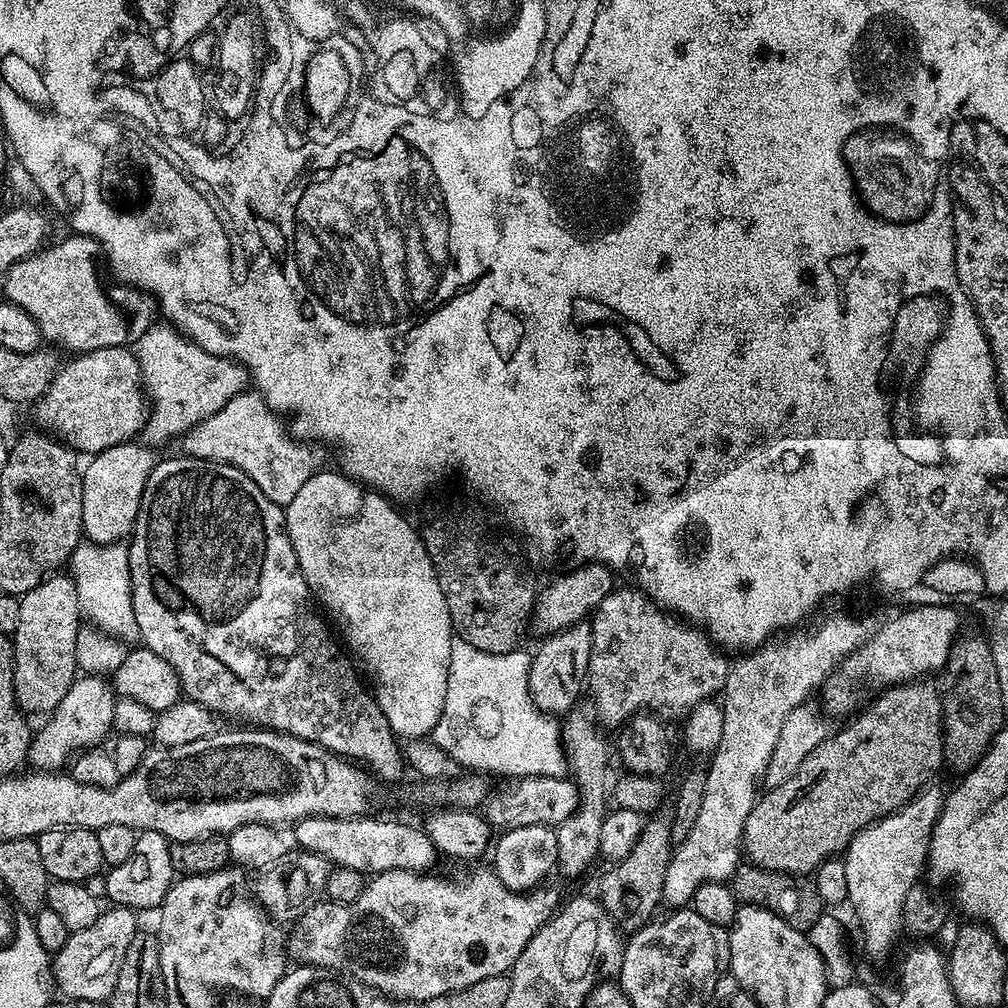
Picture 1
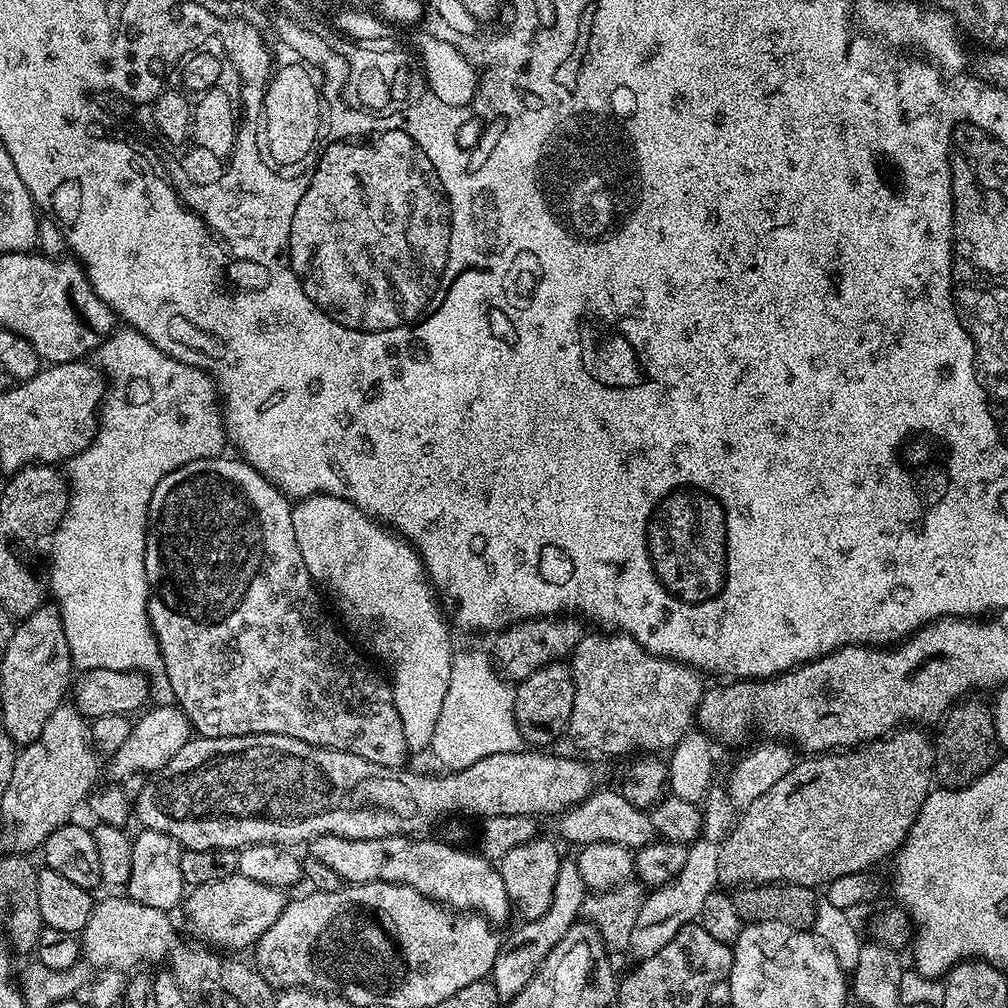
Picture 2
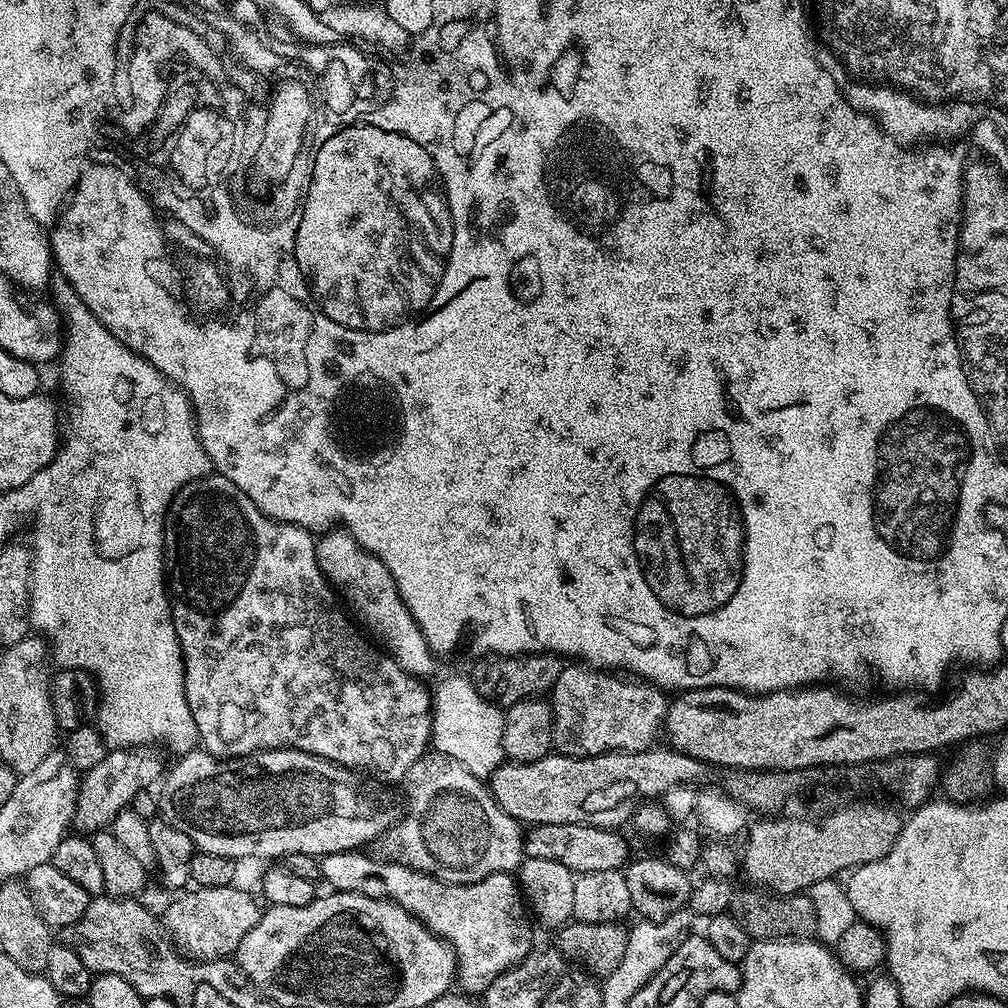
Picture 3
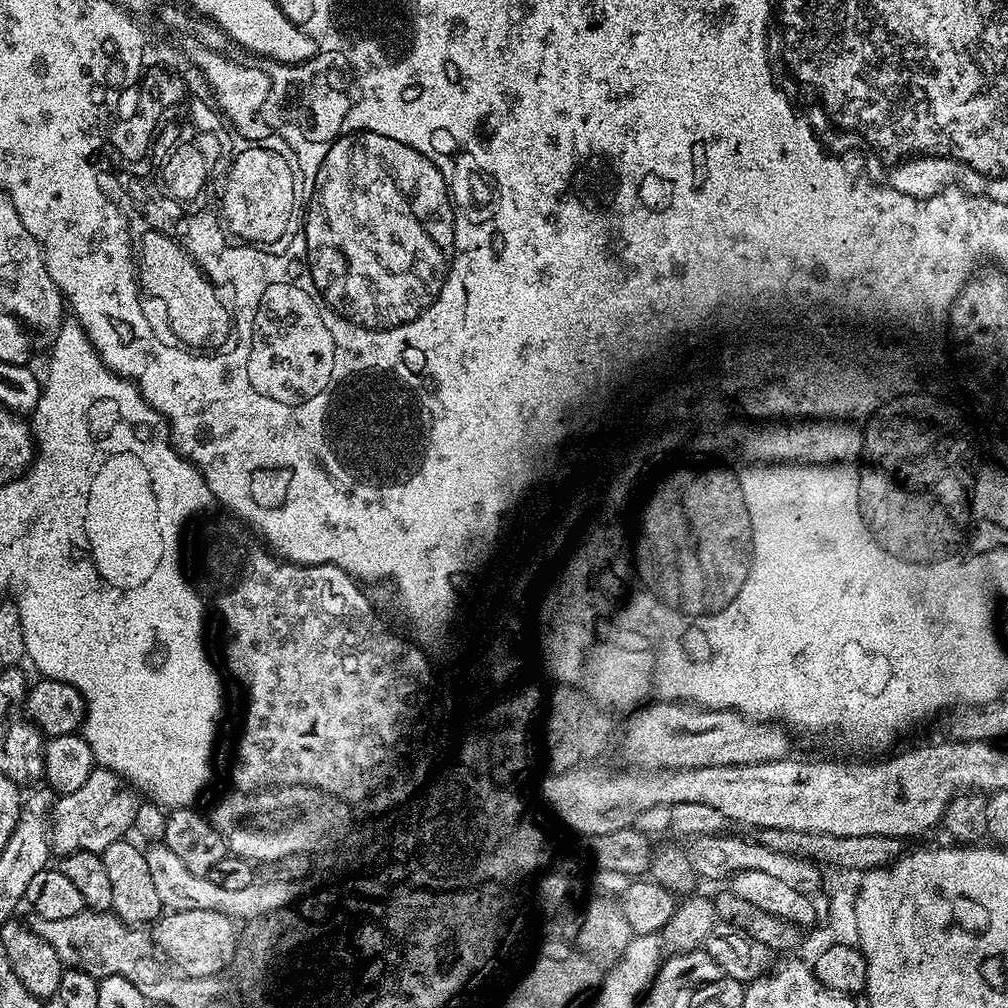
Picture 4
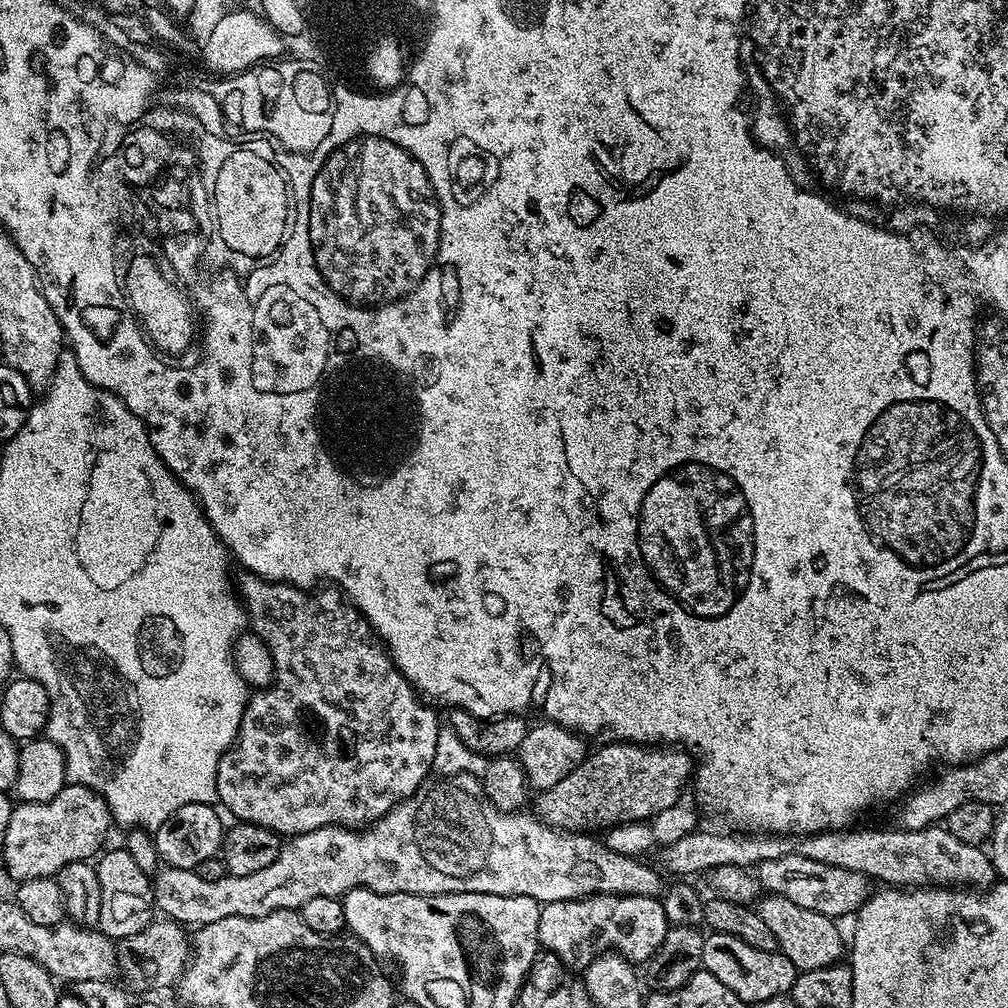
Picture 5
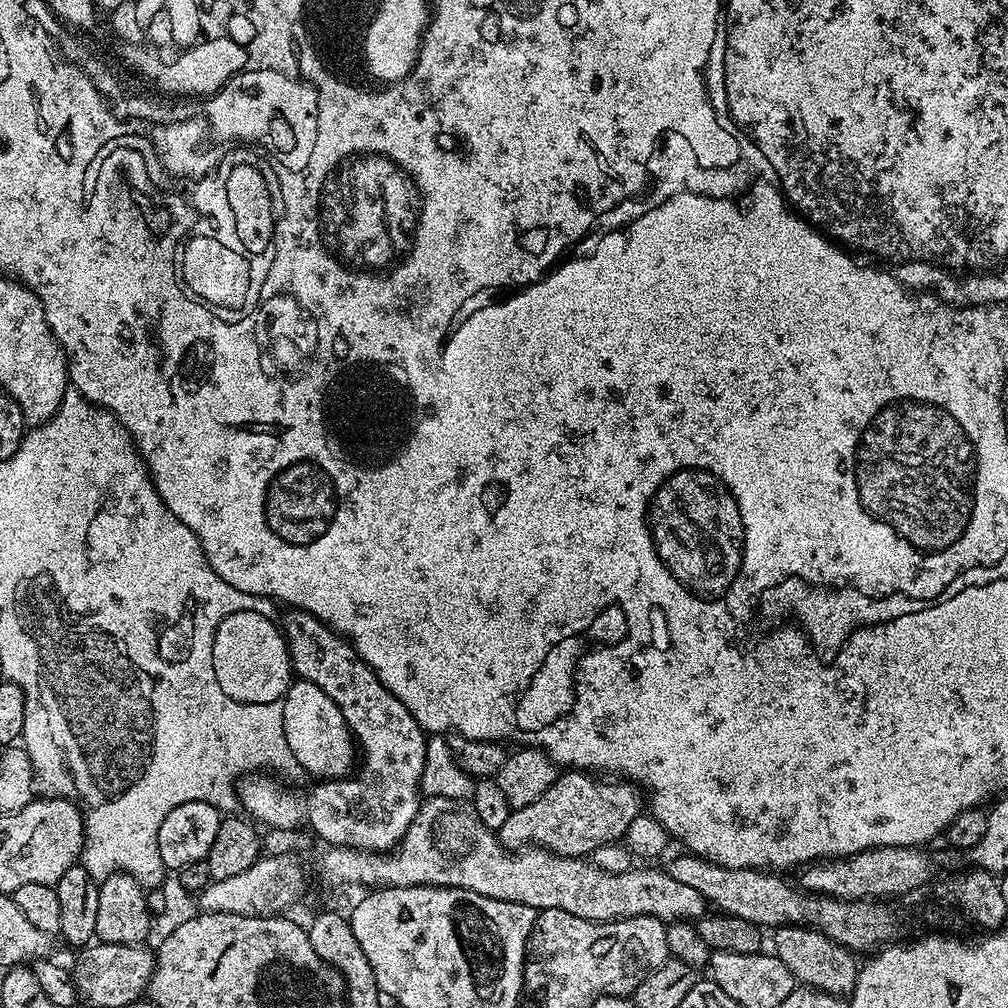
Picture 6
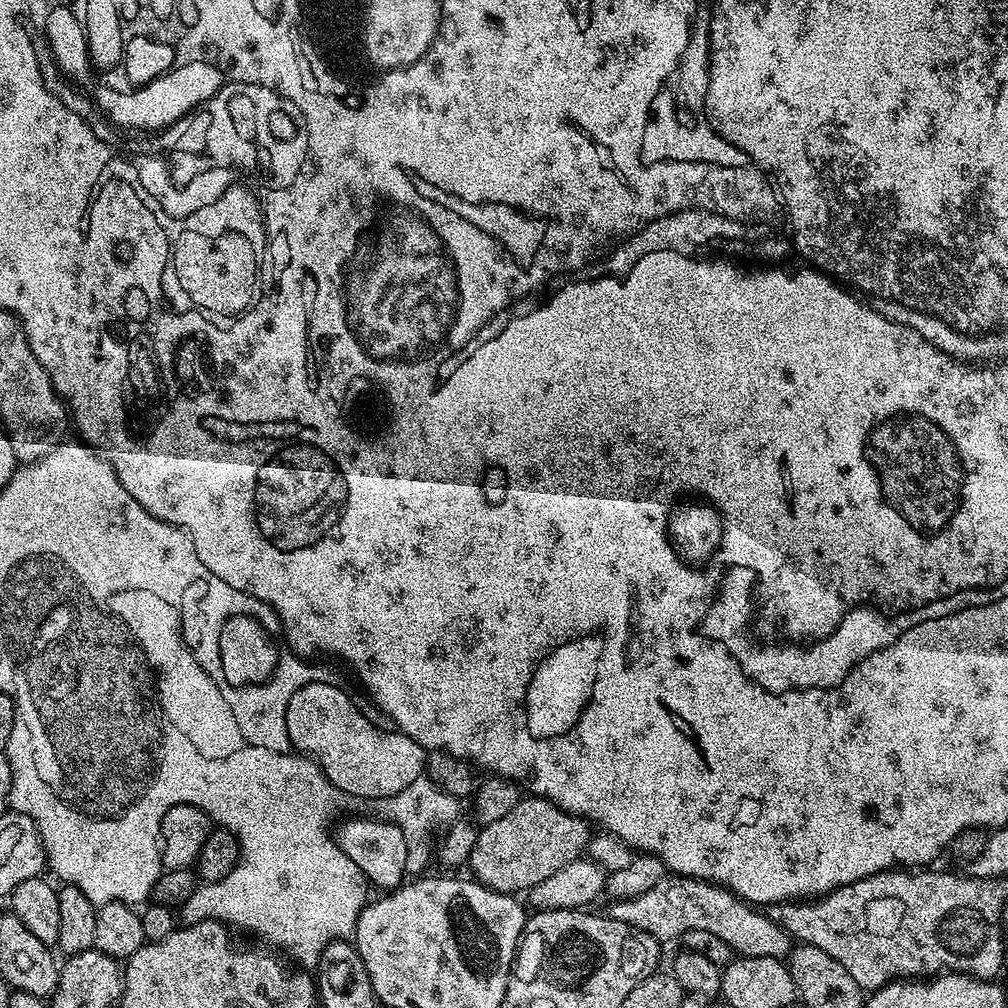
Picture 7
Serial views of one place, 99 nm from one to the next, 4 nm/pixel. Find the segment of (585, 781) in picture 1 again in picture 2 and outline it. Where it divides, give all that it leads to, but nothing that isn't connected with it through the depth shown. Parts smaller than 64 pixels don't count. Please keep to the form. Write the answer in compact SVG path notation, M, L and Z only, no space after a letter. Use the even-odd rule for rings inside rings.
M565 859L558 870L553 901L550 902L549 909L537 920L521 923L521 928L512 936L513 948L505 947L494 962L490 979L501 1001L512 1001L528 985L530 978L534 978L536 971L544 965L544 959L550 954L550 950L554 950L554 946L558 946L558 942L566 938L566 930L570 930L581 915L585 895L582 874L575 859Z

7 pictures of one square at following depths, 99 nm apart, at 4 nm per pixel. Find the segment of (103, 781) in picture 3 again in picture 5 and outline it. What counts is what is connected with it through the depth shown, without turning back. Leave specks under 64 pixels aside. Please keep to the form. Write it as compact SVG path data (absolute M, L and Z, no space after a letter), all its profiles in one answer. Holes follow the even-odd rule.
M65 784L61 792L46 802L17 803L6 826L6 838L2 841L4 868L16 882L55 877L56 872L70 862L91 861L105 847L108 827L113 824L112 811L106 801L94 789L81 784Z

